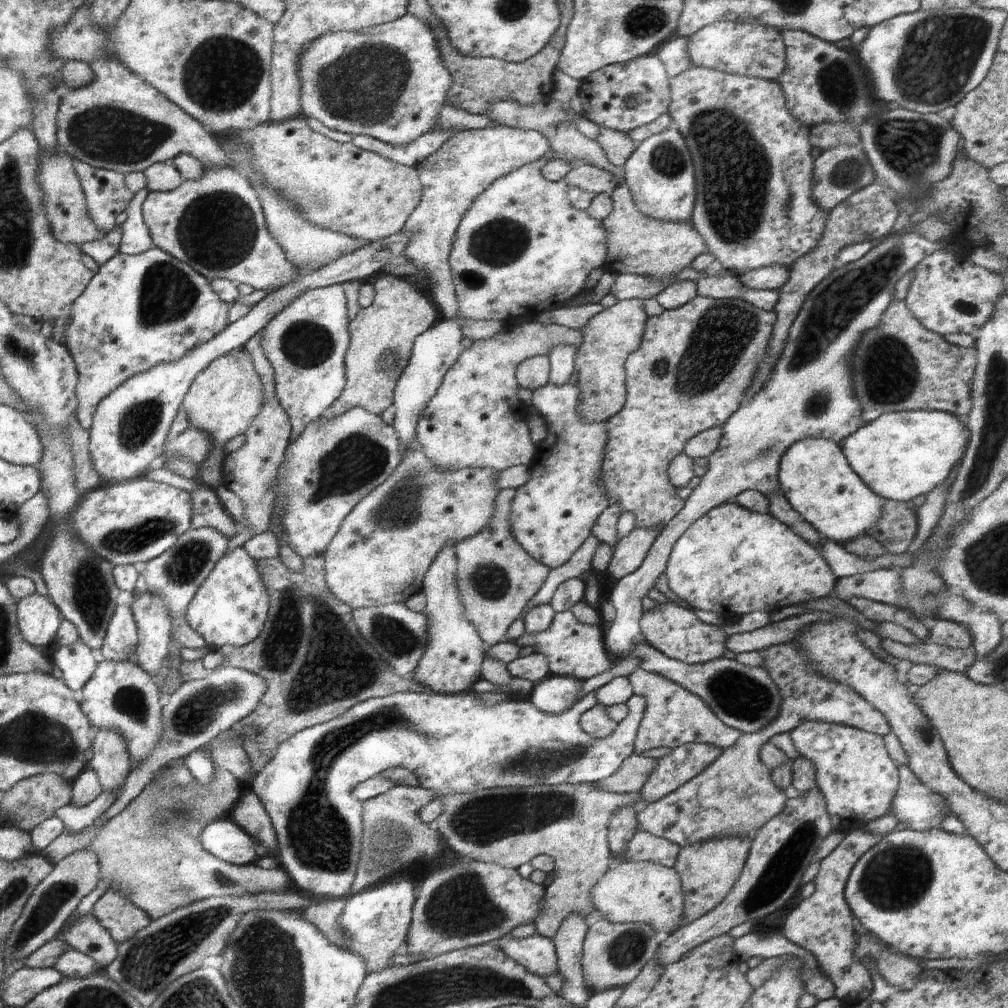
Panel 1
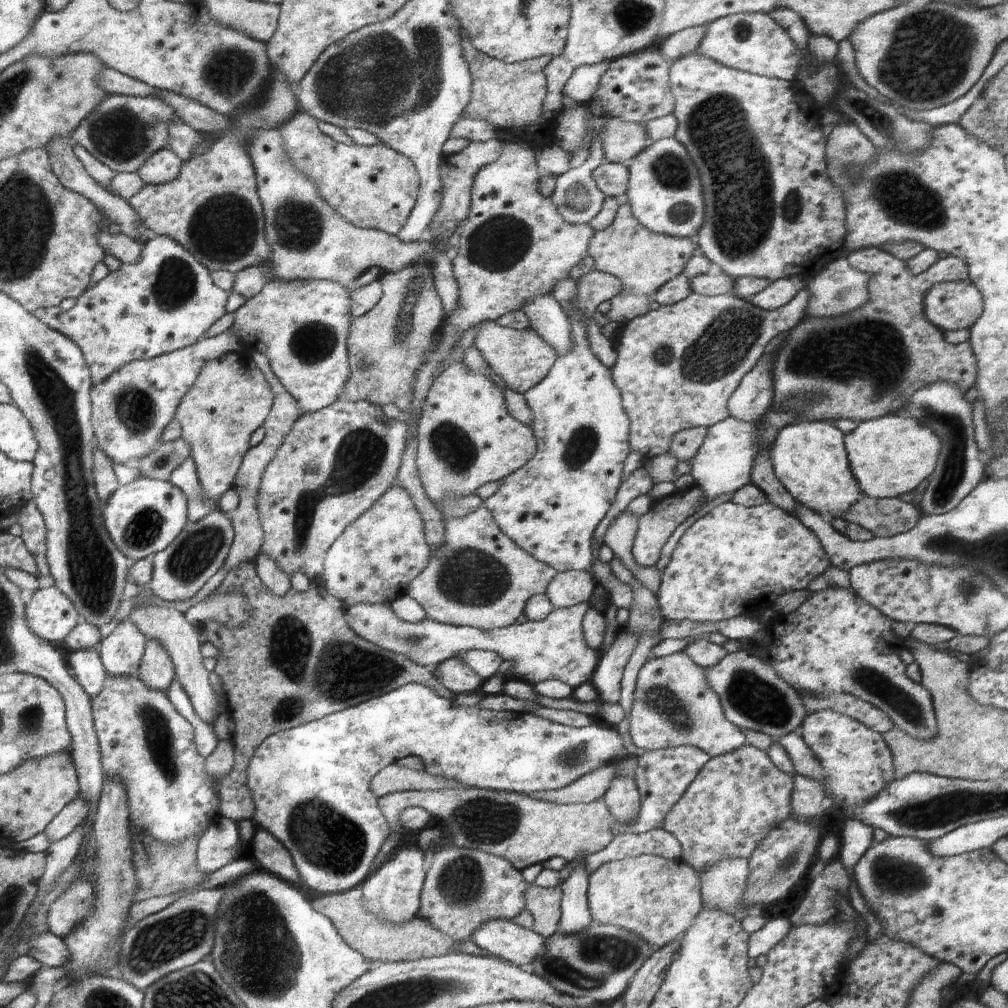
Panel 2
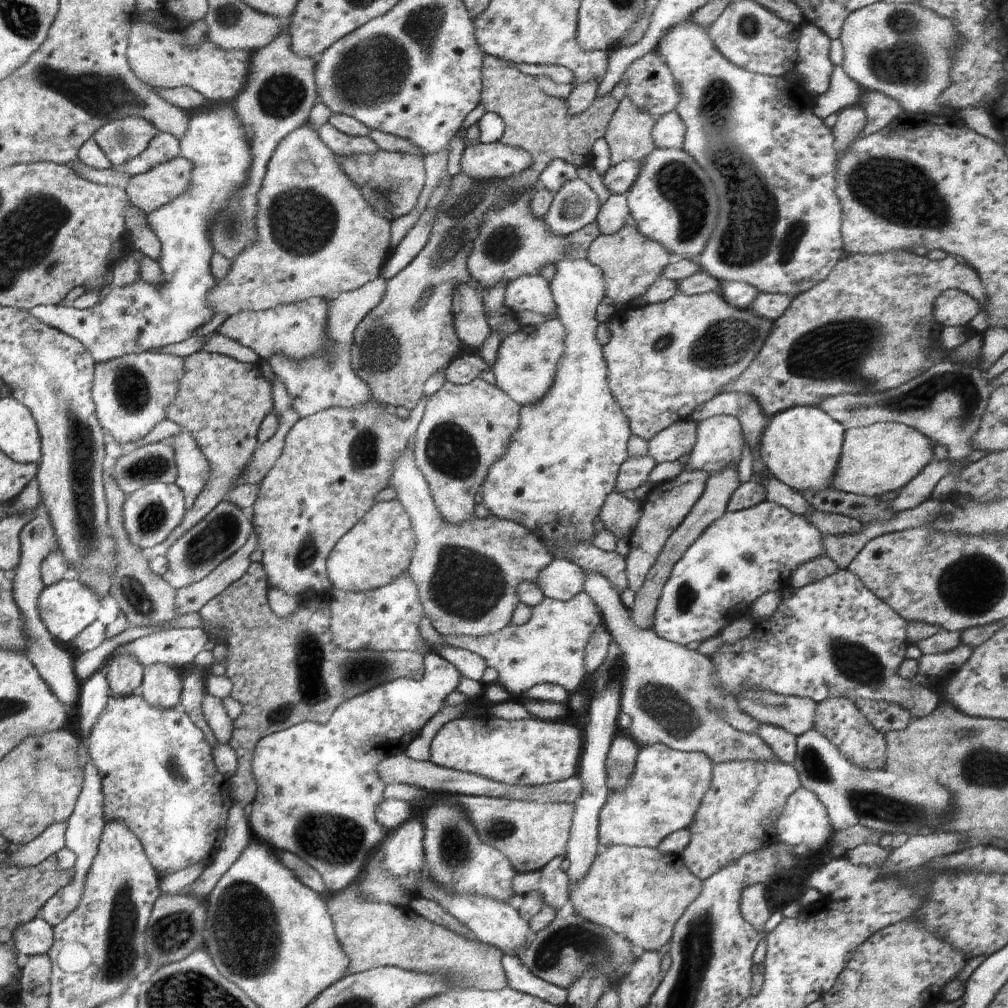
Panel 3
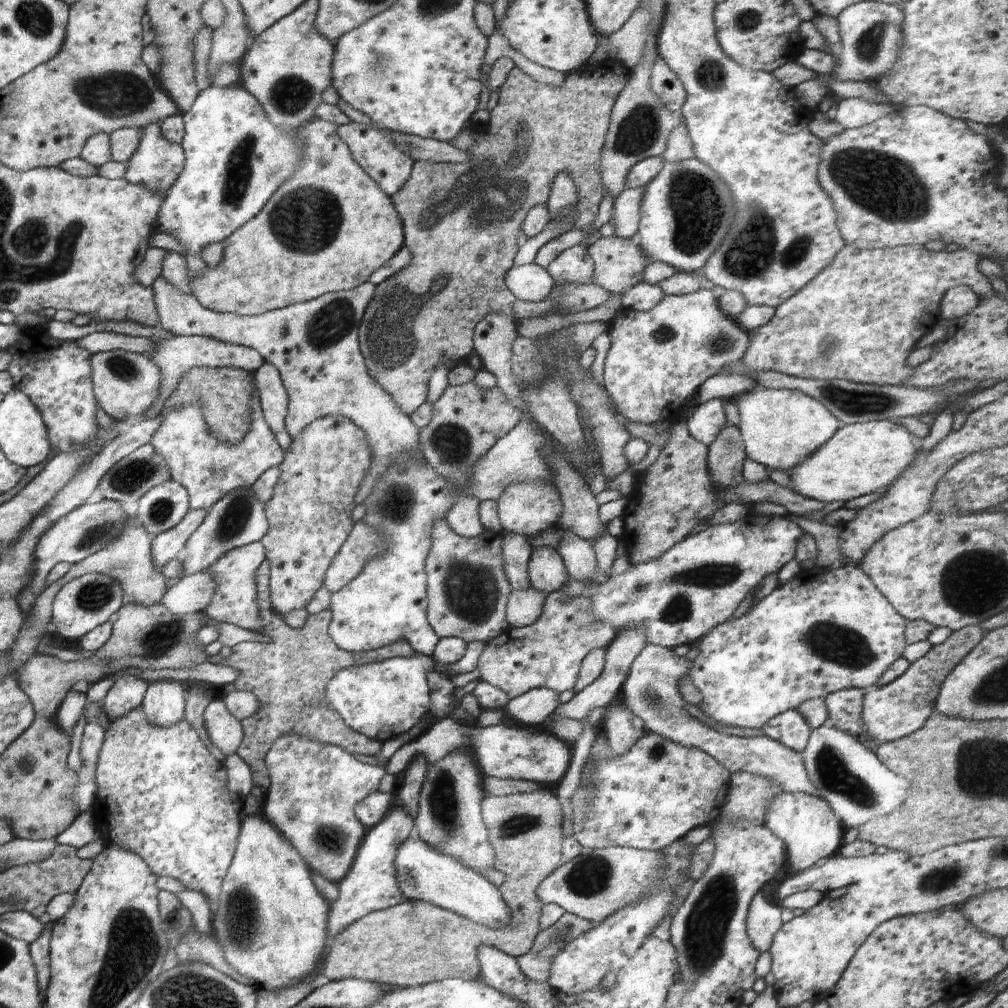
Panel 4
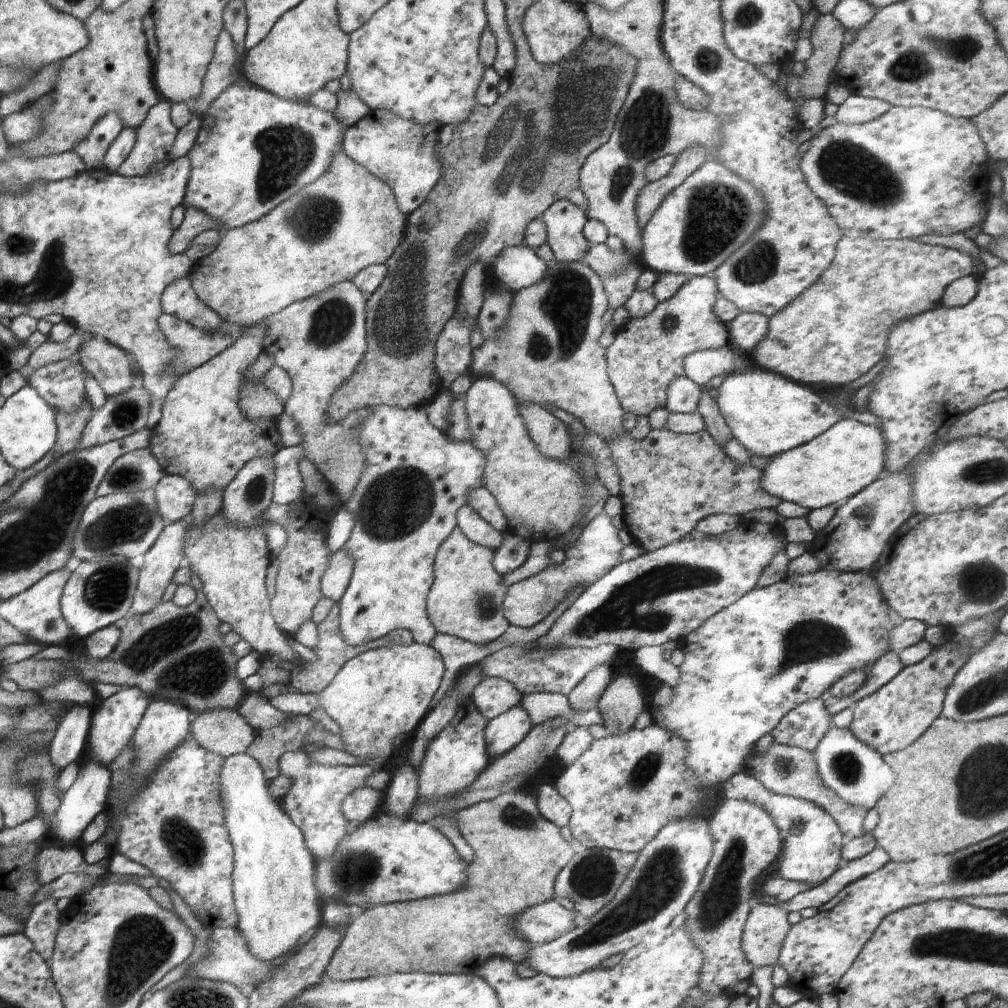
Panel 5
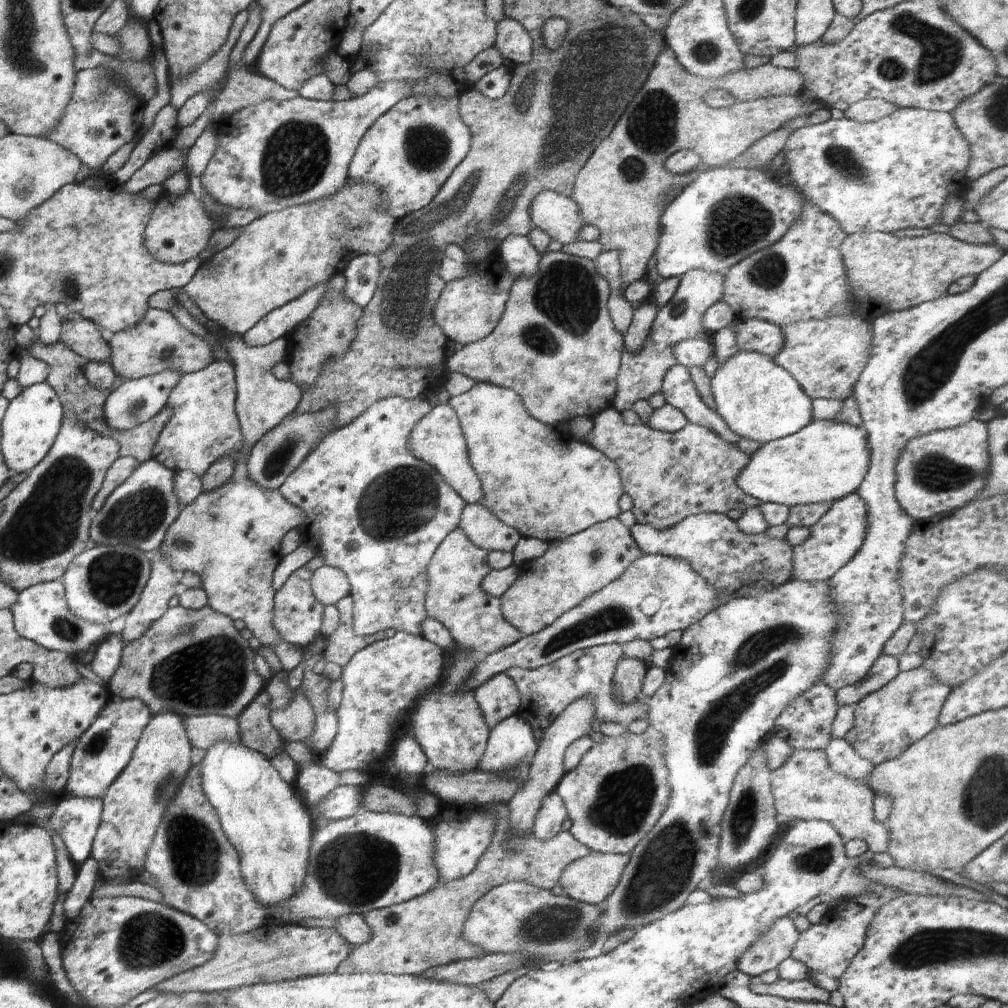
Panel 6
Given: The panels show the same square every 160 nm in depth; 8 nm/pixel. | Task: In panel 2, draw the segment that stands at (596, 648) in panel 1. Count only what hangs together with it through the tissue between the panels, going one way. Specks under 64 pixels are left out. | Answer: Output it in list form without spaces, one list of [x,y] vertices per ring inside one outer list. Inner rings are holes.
[[[588,601],[566,608],[554,607],[544,620],[512,623],[510,626],[489,631],[442,624],[427,616],[420,622],[411,623],[398,618],[390,604],[380,603],[347,606],[345,619],[359,637],[381,649],[407,656],[423,667],[434,669],[443,660],[458,653],[480,649],[496,653],[503,660],[513,662],[511,670],[515,676],[531,684],[546,679],[558,679],[575,689],[591,680],[601,656],[601,651],[592,648],[583,635],[583,618],[589,608]]]

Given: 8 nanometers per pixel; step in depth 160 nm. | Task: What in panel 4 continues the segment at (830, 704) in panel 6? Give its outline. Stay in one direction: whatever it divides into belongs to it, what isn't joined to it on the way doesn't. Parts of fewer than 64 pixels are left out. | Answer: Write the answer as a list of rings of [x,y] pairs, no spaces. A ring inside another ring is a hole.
[[[796,709],[773,716],[760,727],[762,734],[778,741],[786,748],[801,753],[807,745],[807,740],[812,730],[801,713]]]

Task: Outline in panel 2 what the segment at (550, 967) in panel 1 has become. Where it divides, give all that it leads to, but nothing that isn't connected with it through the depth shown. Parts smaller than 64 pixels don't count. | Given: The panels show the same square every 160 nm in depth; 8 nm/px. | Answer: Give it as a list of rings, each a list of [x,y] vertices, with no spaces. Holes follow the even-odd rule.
[[[496,919],[482,923],[469,943],[473,950],[489,953],[522,967],[544,954],[547,940],[514,921]]]

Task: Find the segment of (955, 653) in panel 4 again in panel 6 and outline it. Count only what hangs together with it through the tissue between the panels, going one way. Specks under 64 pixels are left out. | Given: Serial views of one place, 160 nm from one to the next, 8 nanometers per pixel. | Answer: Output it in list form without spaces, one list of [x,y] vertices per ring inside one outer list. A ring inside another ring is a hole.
[[[922,666],[900,671],[886,686],[855,704],[853,725],[844,738],[857,755],[874,766],[895,759],[937,725],[941,708],[951,689],[949,684],[938,680],[932,671]]]

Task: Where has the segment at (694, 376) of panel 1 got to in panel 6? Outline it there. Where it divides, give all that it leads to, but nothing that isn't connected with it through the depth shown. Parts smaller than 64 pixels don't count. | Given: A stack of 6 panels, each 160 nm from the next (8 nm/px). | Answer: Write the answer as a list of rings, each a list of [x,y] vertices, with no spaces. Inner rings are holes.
[[[691,270],[681,276],[676,294],[672,300],[659,308],[652,323],[647,339],[639,351],[629,351],[624,348],[621,352],[621,363],[617,374],[617,389],[613,407],[623,413],[631,409],[639,400],[648,401],[650,396],[661,392],[664,375],[674,365],[678,364],[673,348],[686,339],[706,337],[704,330],[704,313],[721,300],[724,292],[725,275],[705,270]]]

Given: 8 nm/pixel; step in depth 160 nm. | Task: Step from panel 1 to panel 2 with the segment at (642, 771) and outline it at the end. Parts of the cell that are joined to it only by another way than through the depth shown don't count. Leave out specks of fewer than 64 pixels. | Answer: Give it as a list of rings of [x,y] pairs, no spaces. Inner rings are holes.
[[[624,757],[614,766],[604,766],[581,776],[567,787],[553,791],[538,791],[529,795],[553,803],[591,803],[603,799],[609,786],[623,775],[634,776],[637,757]]]

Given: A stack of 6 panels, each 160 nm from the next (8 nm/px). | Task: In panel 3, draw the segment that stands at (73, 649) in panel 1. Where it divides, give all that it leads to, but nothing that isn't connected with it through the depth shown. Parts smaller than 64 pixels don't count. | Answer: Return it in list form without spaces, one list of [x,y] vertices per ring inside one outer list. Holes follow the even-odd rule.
[[[106,666],[96,670],[91,676],[80,682],[79,708],[83,718],[79,718],[83,735],[87,738],[110,698],[111,690],[105,675]]]

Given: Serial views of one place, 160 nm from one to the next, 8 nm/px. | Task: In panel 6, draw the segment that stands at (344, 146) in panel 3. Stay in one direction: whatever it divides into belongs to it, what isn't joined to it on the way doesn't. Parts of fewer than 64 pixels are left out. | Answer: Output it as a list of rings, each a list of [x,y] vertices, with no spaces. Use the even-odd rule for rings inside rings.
[[[434,92],[430,95],[406,97],[389,111],[380,115],[362,135],[349,164],[351,181],[376,183],[386,192],[386,207],[390,216],[398,220],[428,206],[452,171],[468,154],[471,132],[459,117],[459,96],[443,99]]]

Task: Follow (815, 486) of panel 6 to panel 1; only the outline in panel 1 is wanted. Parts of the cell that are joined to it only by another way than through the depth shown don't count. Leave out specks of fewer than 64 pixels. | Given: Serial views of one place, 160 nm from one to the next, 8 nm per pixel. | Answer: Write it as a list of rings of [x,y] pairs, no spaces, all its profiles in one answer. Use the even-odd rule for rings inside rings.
[[[913,410],[884,413],[876,420],[865,423],[842,442],[841,449],[850,468],[877,495],[886,500],[902,503],[914,500],[916,496],[928,495],[941,483],[944,483],[952,468],[960,462],[969,445],[971,434],[963,418],[949,412],[937,410]]]

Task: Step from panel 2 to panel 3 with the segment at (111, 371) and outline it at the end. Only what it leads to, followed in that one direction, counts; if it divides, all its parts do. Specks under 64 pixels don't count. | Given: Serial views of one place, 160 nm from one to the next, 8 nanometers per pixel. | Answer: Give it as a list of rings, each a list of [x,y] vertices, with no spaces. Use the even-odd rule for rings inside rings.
[[[209,102],[196,112],[191,112],[187,134],[179,140],[181,156],[192,161],[194,165],[187,190],[178,198],[171,200],[171,203],[147,214],[149,227],[154,230],[161,244],[157,263],[163,272],[163,282],[150,284],[142,279],[135,280],[126,286],[113,288],[100,297],[94,306],[82,310],[71,307],[69,303],[39,305],[30,310],[31,315],[44,324],[60,329],[60,332],[68,333],[81,341],[94,357],[96,365],[127,354],[156,351],[158,348],[163,349],[190,339],[194,330],[202,328],[216,315],[210,300],[212,287],[217,283],[211,271],[211,260],[214,258],[214,244],[210,238],[211,224],[214,223],[219,210],[227,207],[227,204],[246,187],[254,164],[252,144],[238,110],[234,104],[231,106],[226,103],[218,104],[223,106],[211,108],[213,104]]]

